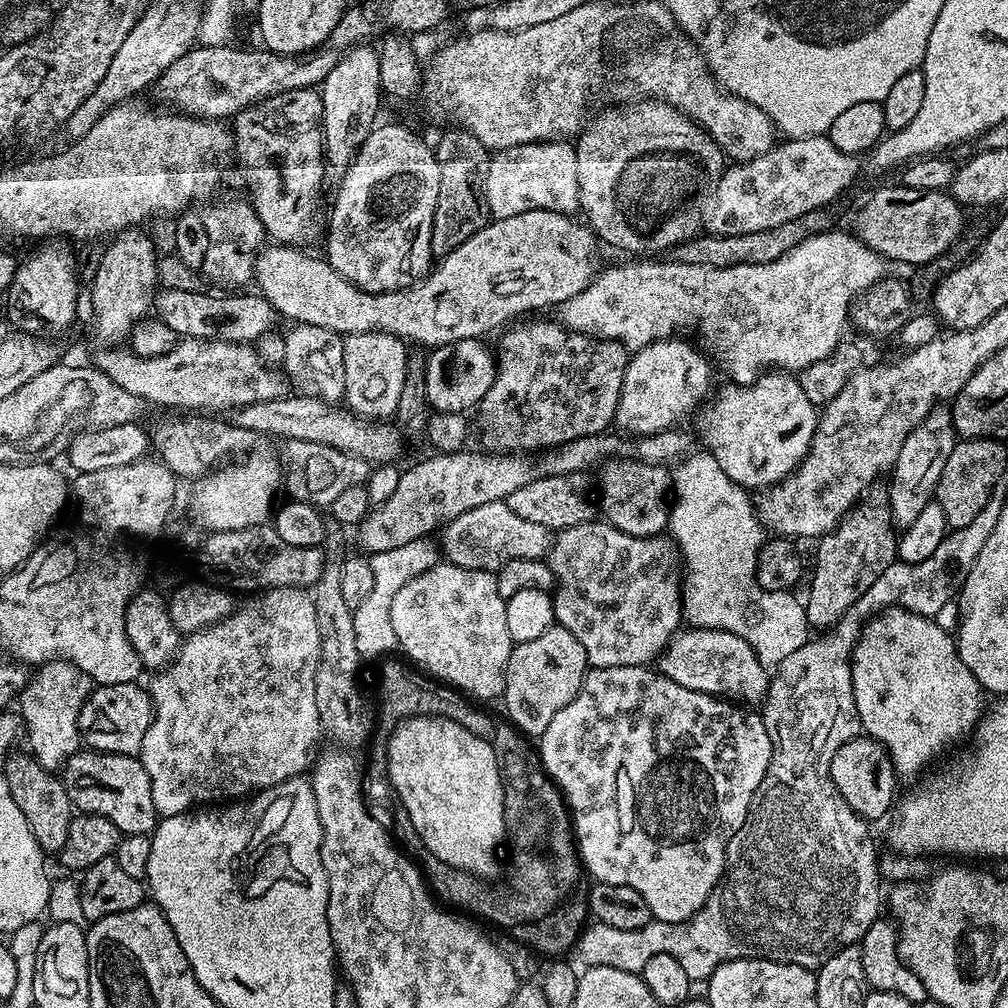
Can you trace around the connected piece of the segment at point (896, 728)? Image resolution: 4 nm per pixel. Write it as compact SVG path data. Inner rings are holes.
M886 608L863 625L852 647L851 661L852 689L861 729L888 751L897 777L919 777L924 764L942 755L963 736L971 737L985 711L985 693L966 662L962 662L953 633L936 624L935 619L907 612L904 608Z

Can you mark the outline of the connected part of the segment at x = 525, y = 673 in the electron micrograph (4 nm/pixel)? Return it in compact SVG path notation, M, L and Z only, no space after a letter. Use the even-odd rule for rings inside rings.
M554 626L539 638L515 645L506 662L506 686L502 703L508 711L507 719L529 738L539 738L562 706L570 706L588 673L589 662L582 642L570 630Z

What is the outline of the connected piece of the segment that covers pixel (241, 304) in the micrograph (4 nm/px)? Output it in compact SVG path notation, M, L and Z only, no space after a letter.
M168 289L157 291L154 312L166 322L177 337L194 340L225 340L235 344L252 344L277 327L278 313L260 294L254 296L211 296L199 290Z

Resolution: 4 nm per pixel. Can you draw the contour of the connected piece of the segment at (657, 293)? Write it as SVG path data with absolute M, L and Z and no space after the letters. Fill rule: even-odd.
M829 230L816 235L808 235L802 243L796 245L791 251L776 261L765 264L738 264L728 268L711 268L702 265L684 265L667 258L642 258L634 264L620 264L617 268L608 268L593 276L590 283L578 294L558 305L559 323L563 324L569 332L584 332L588 336L597 336L600 340L613 340L629 350L645 348L656 340L666 340L675 337L683 328L696 328L700 324L700 336L704 339L703 347L710 353L711 359L717 365L721 364L732 375L731 383L736 386L754 383L765 370L779 370L799 374L804 369L814 366L814 362L822 362L845 339L844 327L850 324L850 313L856 303L856 298L861 296L870 286L889 275L890 264L884 257L870 246L866 246L851 231L836 232Z

